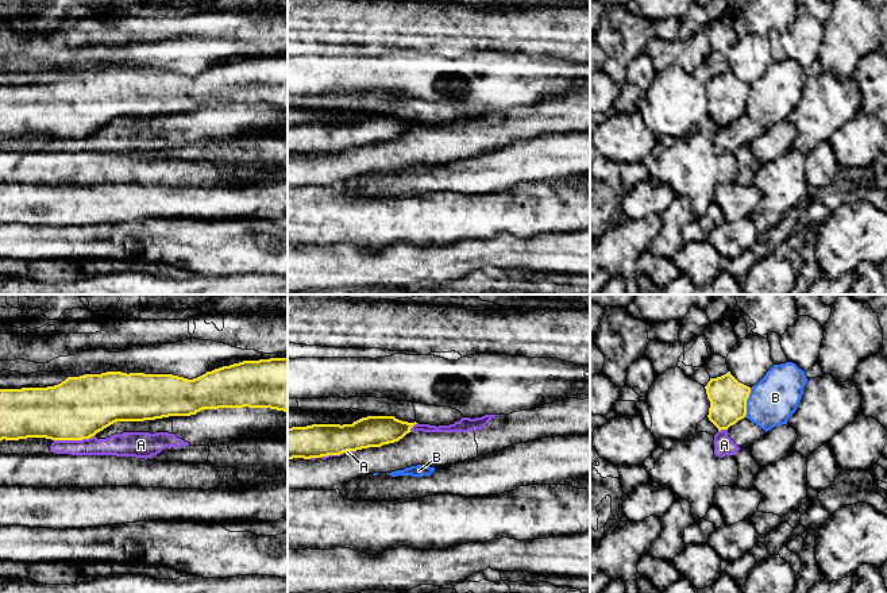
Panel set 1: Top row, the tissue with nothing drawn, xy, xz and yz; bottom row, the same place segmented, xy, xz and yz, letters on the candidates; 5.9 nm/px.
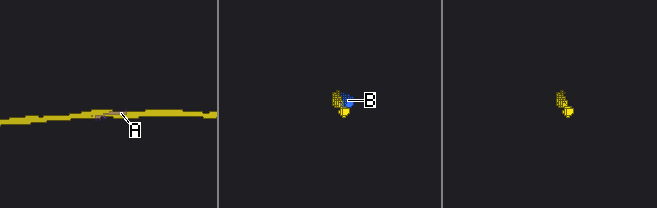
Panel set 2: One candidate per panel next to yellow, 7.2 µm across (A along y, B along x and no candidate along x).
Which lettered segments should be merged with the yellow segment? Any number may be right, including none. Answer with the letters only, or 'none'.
none

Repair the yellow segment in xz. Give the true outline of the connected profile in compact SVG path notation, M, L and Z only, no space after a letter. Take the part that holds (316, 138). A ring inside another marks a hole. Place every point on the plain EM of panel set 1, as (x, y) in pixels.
M367 113L352 122L312 122L288 124L288 157L340 153L369 145L394 140L417 122L394 113Z

